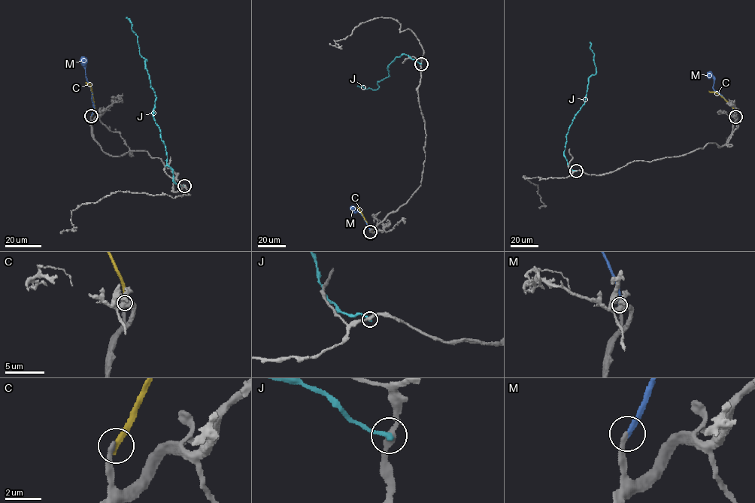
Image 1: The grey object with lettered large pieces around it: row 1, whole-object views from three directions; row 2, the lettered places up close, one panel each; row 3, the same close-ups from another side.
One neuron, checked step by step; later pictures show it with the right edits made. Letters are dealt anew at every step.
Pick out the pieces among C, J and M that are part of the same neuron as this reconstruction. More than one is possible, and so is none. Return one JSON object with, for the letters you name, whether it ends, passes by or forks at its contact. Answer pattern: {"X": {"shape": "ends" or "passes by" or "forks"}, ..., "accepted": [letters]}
{"M": {"shape": "ends"}, "accepted": ["M"]}

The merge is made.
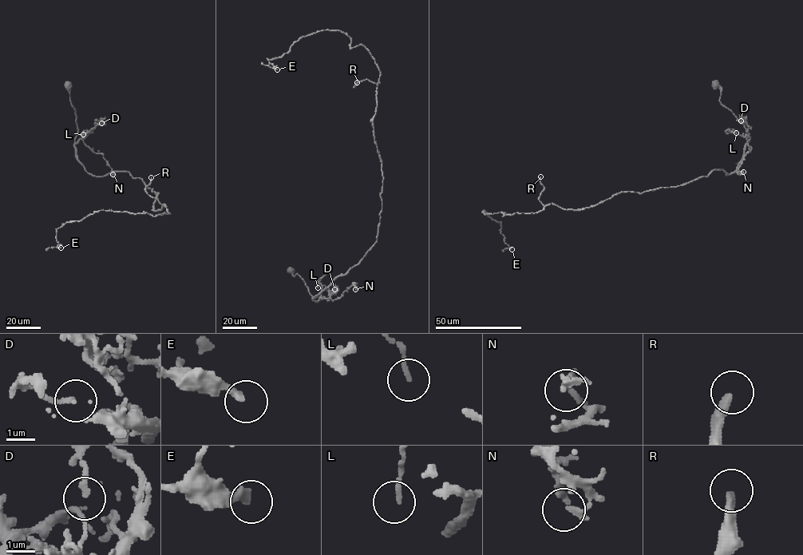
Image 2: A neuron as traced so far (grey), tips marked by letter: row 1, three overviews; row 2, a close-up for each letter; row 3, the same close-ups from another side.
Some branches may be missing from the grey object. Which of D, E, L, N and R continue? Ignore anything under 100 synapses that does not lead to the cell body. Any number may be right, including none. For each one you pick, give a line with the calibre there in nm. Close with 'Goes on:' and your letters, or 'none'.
R: calibre 280 nm
Goes on: R

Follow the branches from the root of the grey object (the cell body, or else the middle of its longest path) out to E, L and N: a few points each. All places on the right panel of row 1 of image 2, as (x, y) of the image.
E: (716, 85), (747, 133), (734, 172), (619, 192), (582, 210), (482, 212), (500, 222), (512, 249)
L: (716, 85), (721, 91), (720, 102), (743, 124), (749, 140), (749, 137), (738, 135), (729, 128), (736, 132)
N: (716, 85), (720, 102), (749, 138), (750, 151), (739, 167), (743, 172)

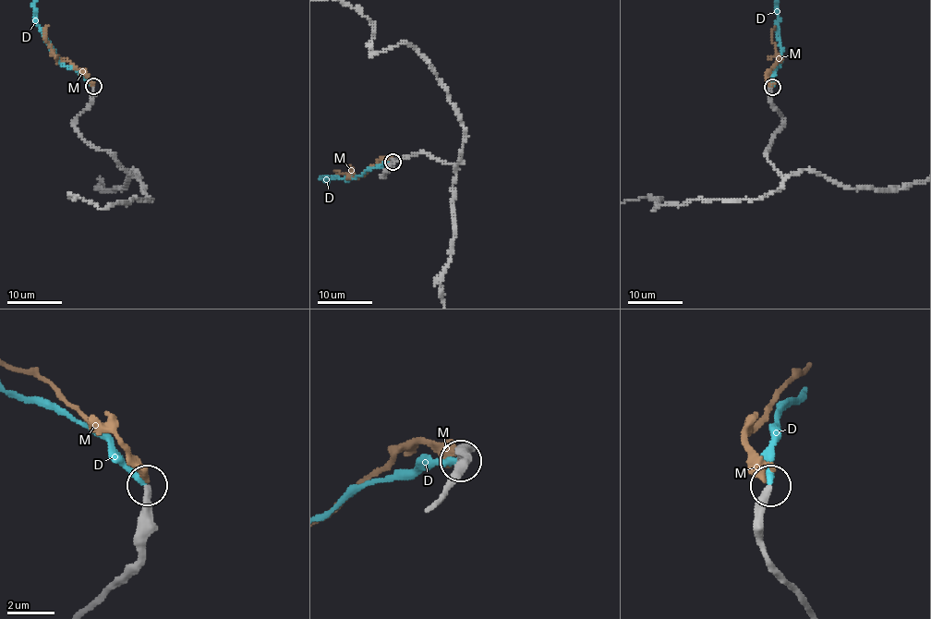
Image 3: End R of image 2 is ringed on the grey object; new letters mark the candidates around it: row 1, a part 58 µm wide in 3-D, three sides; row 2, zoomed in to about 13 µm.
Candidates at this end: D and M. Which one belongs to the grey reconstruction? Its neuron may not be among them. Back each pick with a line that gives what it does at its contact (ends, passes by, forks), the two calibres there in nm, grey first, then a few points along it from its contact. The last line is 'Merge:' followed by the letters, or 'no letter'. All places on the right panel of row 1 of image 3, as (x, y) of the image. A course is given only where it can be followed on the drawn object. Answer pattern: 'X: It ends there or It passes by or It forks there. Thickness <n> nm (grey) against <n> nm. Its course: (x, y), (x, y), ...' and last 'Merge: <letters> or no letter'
D: It ends there. Thickness 300 nm (grey) against 280 nm
Merge: D

